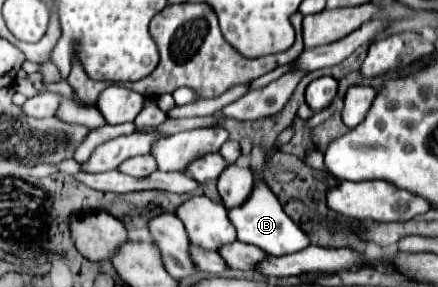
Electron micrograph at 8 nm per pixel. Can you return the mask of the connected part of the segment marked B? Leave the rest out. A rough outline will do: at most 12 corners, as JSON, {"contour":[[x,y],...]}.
{"contour":[[265,182],[229,210],[237,240],[269,256],[311,244]]}

